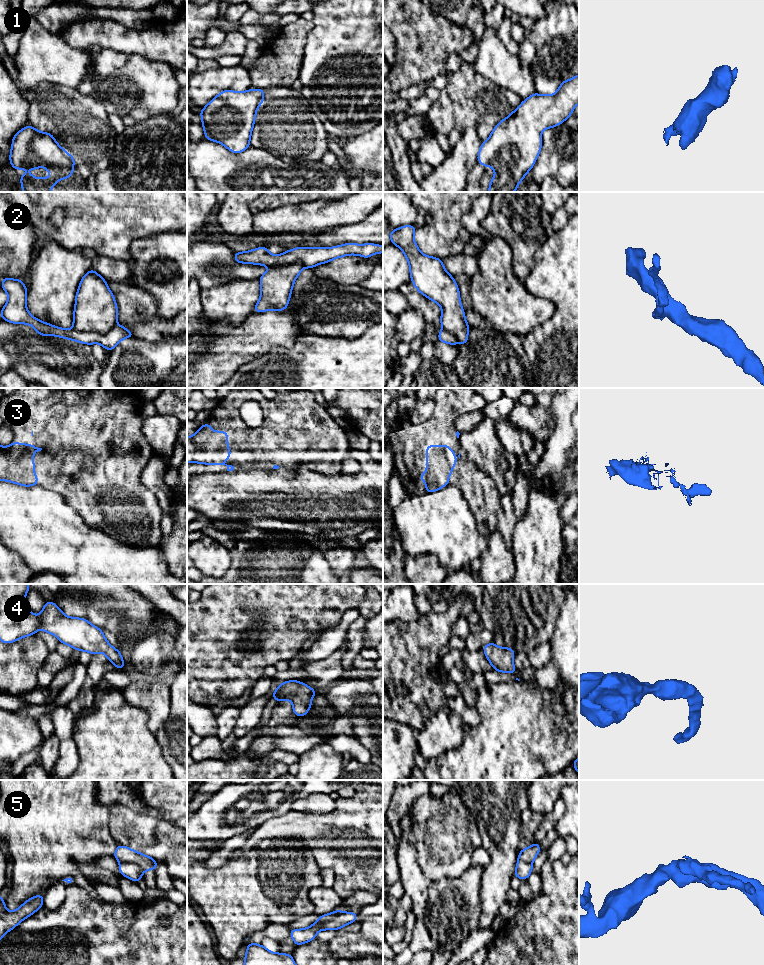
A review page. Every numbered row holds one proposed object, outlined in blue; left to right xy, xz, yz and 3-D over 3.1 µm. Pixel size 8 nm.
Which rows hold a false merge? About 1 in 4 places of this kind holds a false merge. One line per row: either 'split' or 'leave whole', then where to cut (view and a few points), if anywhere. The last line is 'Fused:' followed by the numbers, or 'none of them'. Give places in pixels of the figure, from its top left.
1: leave whole; cut none
2: split; cut xy (116, 324), (103, 333), (73, 329)
3: leave whole; cut none
4: leave whole; cut none
5: split; cut xz (340, 910), (332, 919), (314, 924)
Fused: 2, 5

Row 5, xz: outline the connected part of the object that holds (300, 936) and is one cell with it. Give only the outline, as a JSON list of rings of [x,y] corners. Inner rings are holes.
[[[335,910],[332,913],[328,913],[319,916],[322,921],[319,924],[313,924],[305,929],[291,929],[290,937],[295,942],[295,946],[302,945],[316,938],[316,934],[322,930],[322,924],[326,921],[333,920],[341,910]]]

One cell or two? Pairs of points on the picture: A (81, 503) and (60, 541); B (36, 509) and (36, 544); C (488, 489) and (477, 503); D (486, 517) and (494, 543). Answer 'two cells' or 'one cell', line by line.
A: two cells
B: one cell
C: one cell
D: two cells

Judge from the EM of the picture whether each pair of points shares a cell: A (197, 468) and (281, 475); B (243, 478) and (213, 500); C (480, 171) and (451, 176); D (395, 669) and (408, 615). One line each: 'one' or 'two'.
A: two
B: one
C: two
D: two

